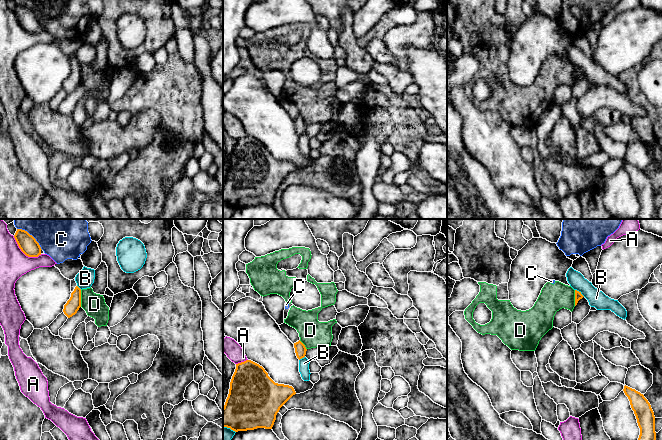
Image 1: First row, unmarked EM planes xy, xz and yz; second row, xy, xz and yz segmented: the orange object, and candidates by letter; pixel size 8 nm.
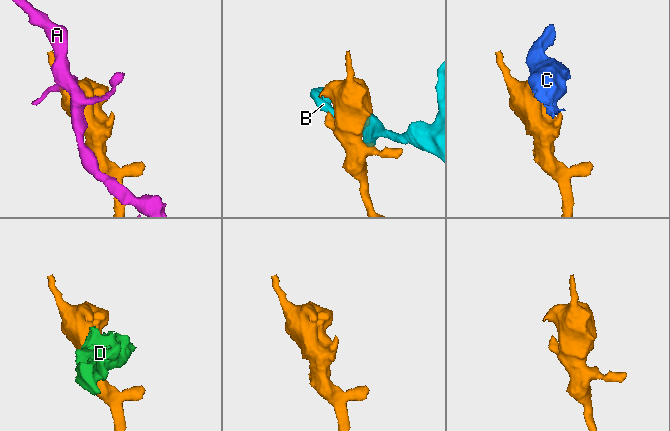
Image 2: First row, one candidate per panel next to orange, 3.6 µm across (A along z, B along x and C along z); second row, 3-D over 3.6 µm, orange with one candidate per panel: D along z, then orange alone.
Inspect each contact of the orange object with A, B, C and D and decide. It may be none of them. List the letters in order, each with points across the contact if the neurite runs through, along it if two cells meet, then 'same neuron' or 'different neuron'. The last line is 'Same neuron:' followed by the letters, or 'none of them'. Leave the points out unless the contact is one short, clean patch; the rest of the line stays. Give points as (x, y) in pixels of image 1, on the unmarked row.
A: different neuron
B: different neuron
C: different neuron
D: border along xy (80, 66), (81, 82); different neuron
Same neuron: none of them

